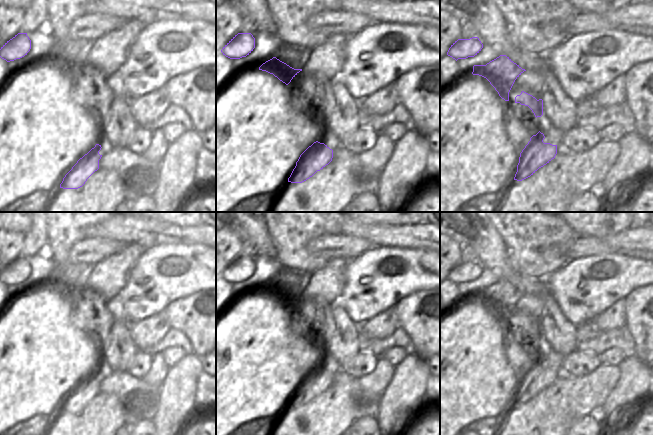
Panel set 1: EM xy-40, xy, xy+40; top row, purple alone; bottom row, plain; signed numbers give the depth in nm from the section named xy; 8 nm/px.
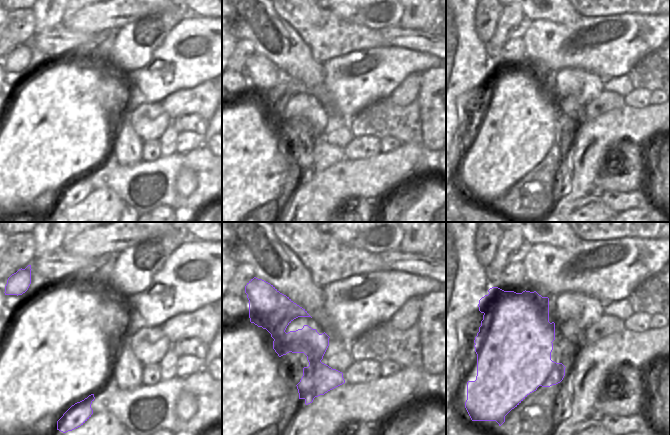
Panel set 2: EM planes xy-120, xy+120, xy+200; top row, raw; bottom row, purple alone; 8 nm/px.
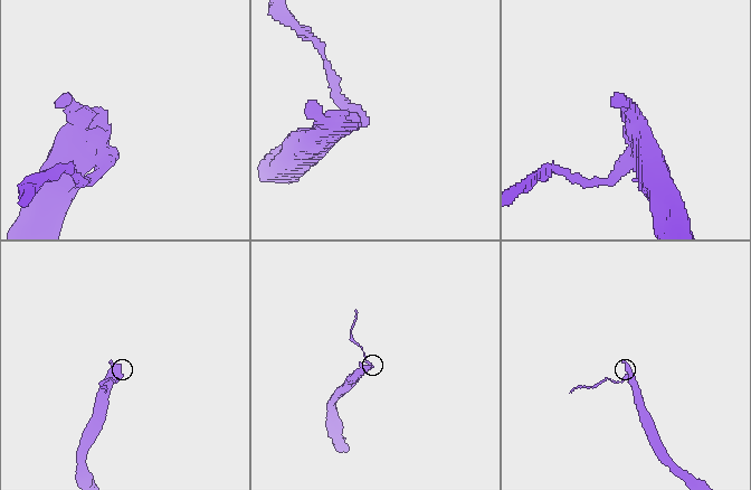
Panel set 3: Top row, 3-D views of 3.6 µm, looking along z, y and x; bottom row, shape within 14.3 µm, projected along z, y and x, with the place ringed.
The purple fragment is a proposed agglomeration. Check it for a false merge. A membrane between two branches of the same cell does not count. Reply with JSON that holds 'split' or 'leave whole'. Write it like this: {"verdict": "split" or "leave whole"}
{"verdict": "split"}

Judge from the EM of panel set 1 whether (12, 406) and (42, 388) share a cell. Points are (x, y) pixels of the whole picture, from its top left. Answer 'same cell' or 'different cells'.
same cell

